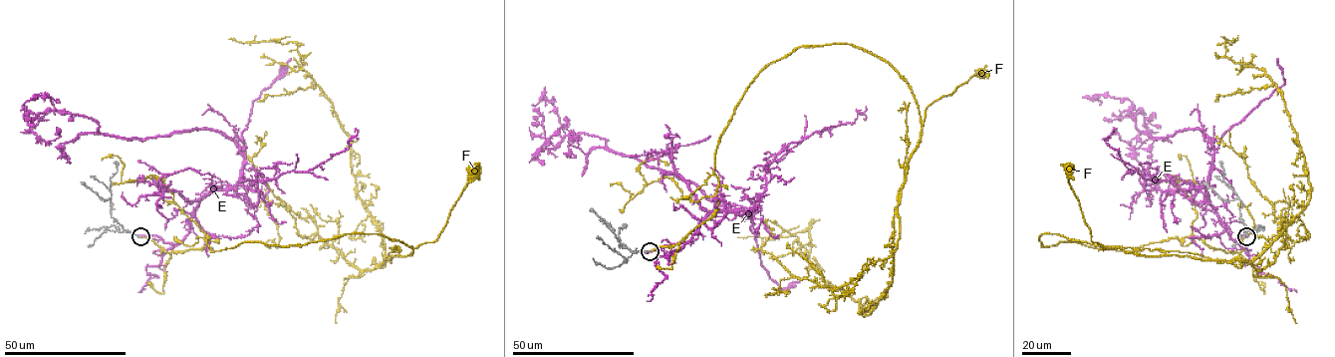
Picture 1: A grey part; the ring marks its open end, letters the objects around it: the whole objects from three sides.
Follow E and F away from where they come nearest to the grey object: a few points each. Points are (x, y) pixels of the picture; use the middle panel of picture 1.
E: (647, 251), (687, 241), (709, 214), (751, 217), (615, 154), (598, 137), (567, 134), (538, 151), (564, 117)
F: (650, 251), (717, 208), (721, 133), (751, 81), (798, 47), (885, 59), (923, 123), (982, 73)

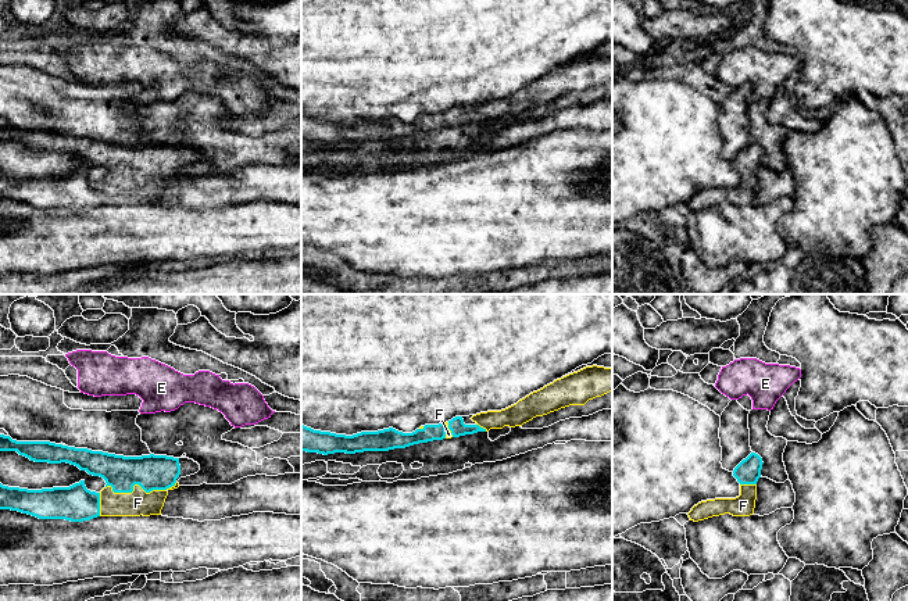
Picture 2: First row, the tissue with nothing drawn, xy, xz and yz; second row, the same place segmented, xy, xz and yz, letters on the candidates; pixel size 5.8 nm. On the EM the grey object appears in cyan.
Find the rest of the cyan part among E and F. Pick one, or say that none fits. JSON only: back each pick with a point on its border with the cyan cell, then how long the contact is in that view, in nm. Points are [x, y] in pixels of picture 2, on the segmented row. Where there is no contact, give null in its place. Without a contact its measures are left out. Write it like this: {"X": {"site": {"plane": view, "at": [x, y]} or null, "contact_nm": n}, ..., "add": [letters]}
{"F": {"site": {"plane": "xy", "at": [139, 485]}, "contact_nm": 420}, "add": ["F"]}

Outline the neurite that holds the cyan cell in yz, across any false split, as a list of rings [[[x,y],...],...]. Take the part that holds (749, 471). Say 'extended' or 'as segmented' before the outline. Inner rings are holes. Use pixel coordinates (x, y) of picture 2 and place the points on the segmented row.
extended; [[[751,452],[733,471],[733,476],[740,483],[740,496],[736,498],[701,501],[687,514],[690,520],[698,522],[725,514],[733,516],[753,515],[757,500],[757,482],[761,477],[762,464],[762,458],[758,454]]]

